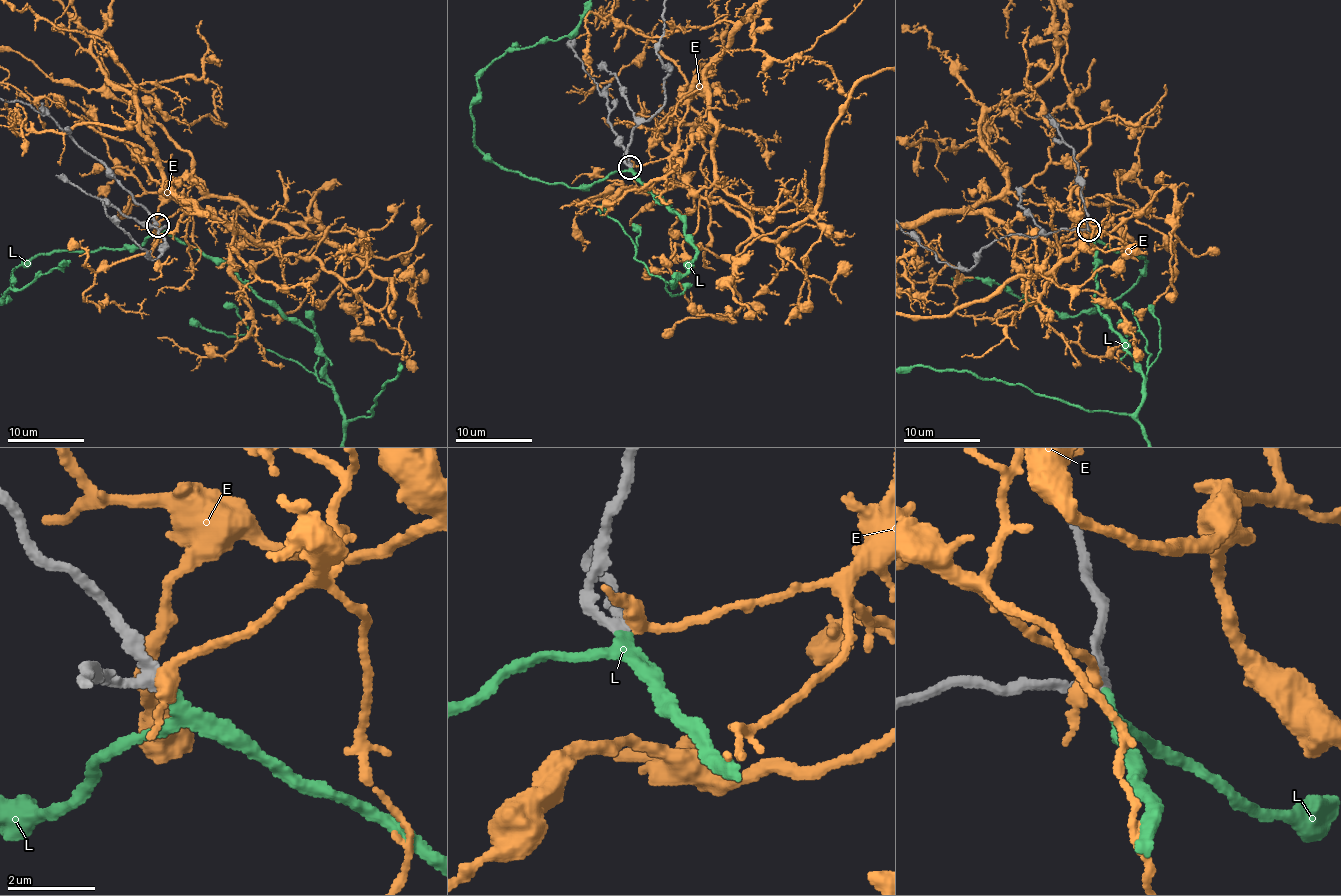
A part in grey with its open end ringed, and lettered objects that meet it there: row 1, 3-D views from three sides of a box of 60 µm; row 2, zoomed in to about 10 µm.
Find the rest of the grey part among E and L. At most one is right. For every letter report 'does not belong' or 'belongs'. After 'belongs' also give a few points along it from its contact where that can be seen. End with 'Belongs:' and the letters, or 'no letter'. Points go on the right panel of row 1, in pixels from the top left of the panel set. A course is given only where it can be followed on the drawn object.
E: does not belong
L: belongs
Belongs: L

